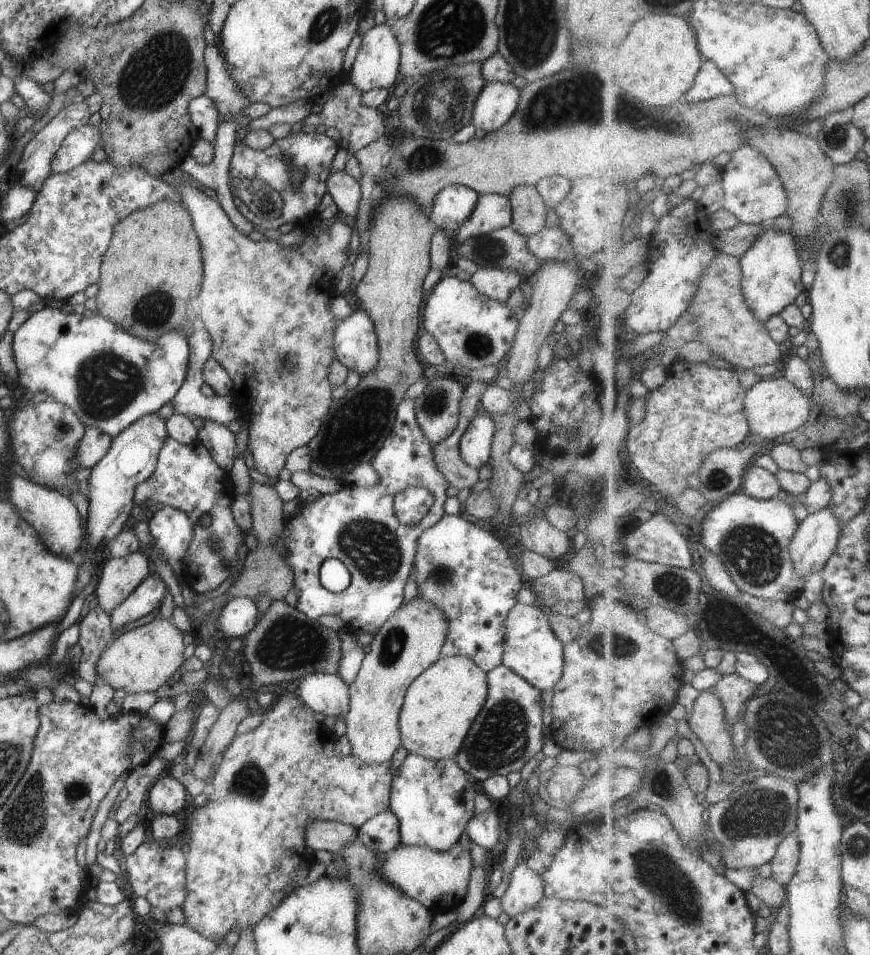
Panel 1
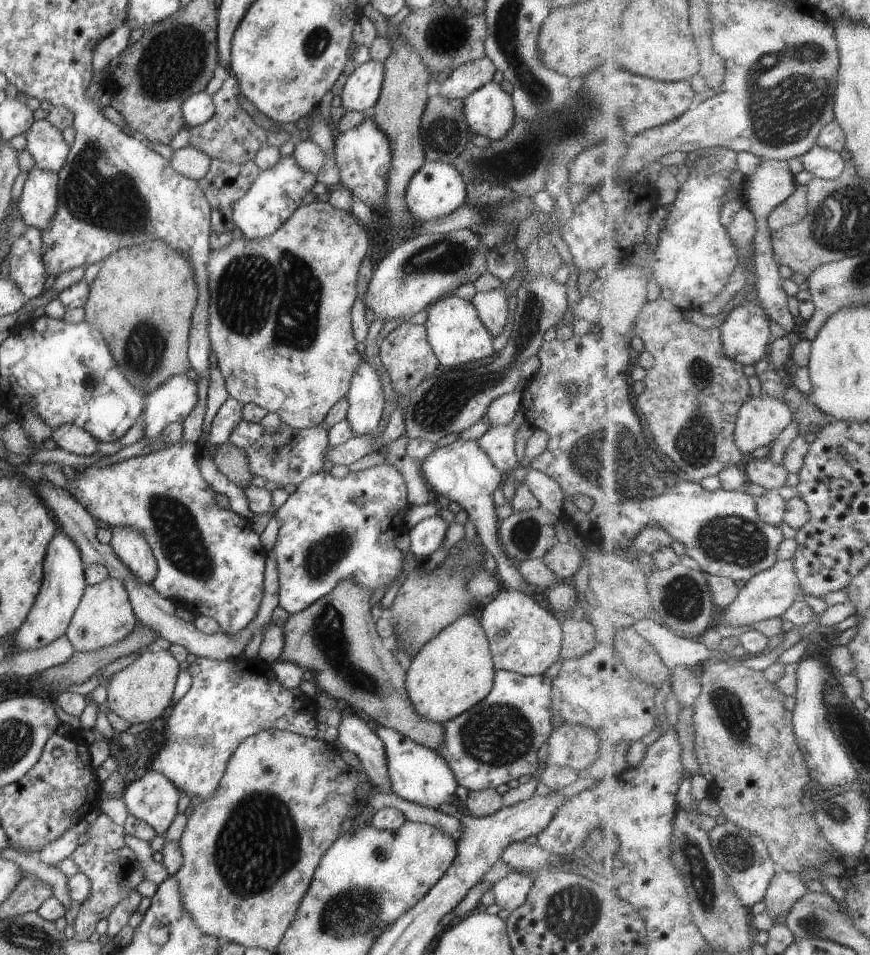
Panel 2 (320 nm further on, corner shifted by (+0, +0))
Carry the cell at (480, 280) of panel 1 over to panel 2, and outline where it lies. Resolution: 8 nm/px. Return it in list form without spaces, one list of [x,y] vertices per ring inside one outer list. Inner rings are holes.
[[[500,286],[484,293],[476,293],[471,300],[479,320],[493,338],[503,330],[507,322],[505,319],[507,316],[506,298],[507,293],[504,287]]]

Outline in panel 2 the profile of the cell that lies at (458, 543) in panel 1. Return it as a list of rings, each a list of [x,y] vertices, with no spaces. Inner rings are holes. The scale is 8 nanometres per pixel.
[[[438,515],[422,518],[409,527],[409,548],[415,558],[429,556],[445,542],[449,526]]]

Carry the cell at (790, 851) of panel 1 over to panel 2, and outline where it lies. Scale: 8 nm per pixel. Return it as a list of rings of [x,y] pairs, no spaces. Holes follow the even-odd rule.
[[[781,869],[771,881],[766,897],[768,914],[776,919],[791,912],[794,904],[807,892],[800,874]]]

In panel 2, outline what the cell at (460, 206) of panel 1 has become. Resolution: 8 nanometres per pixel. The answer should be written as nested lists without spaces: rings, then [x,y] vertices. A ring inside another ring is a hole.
[[[424,161],[411,176],[404,192],[404,203],[417,222],[422,222],[449,214],[466,200],[466,182],[452,167],[443,161]]]

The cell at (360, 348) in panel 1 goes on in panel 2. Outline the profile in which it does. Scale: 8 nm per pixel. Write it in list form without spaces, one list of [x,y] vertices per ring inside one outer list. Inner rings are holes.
[[[364,358],[357,363],[345,396],[348,404],[345,420],[355,436],[374,434],[385,404],[377,372]]]

